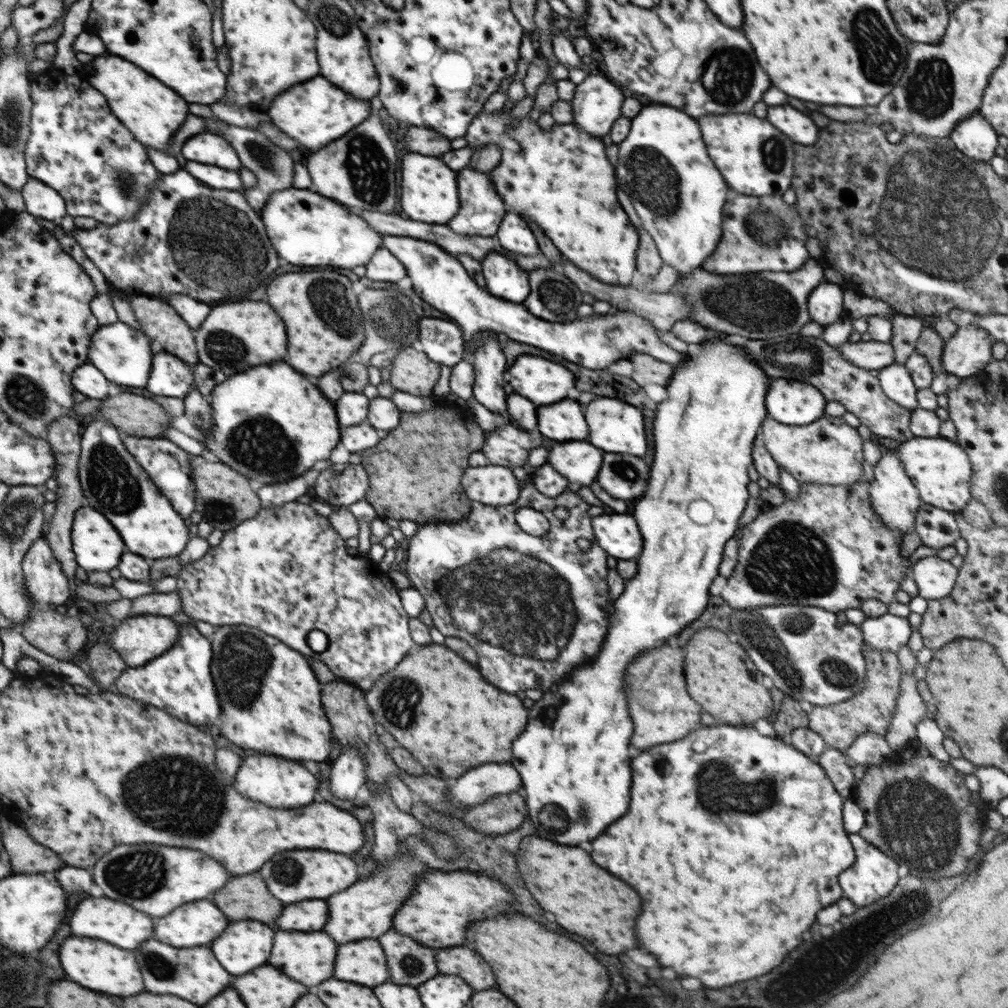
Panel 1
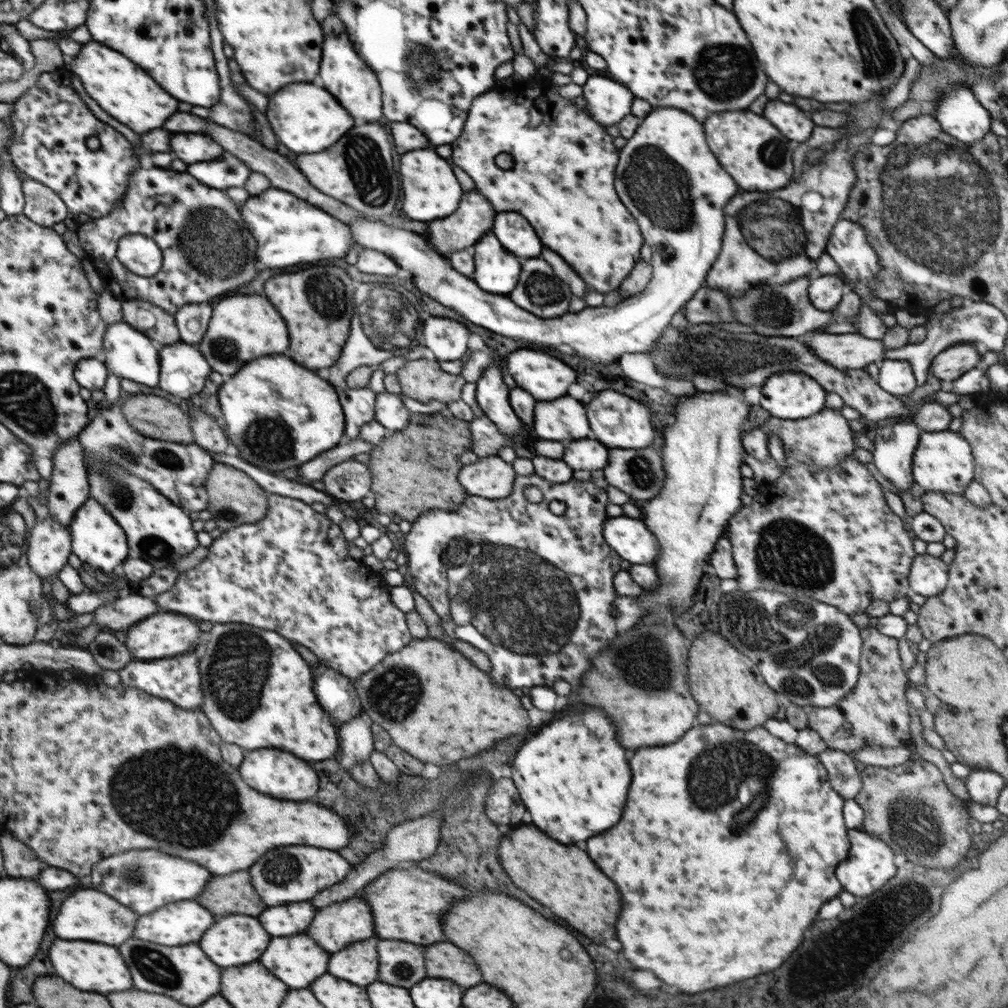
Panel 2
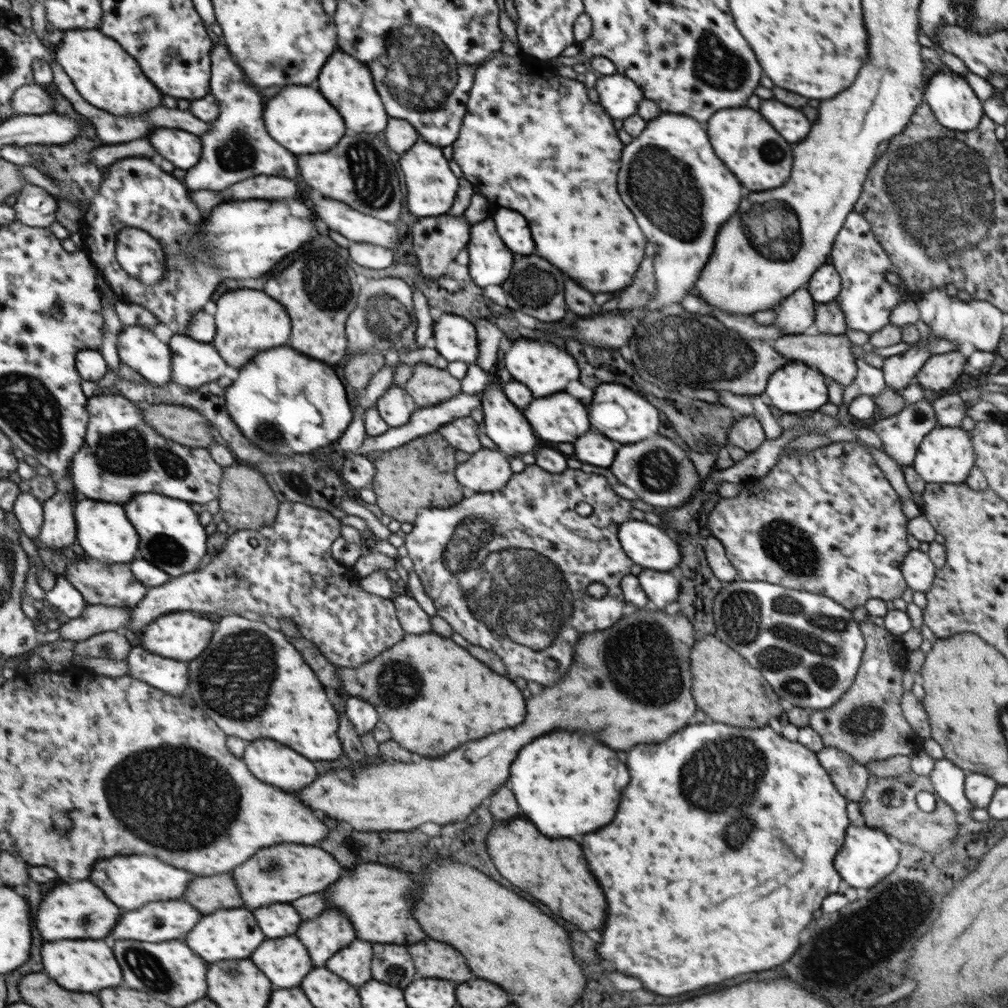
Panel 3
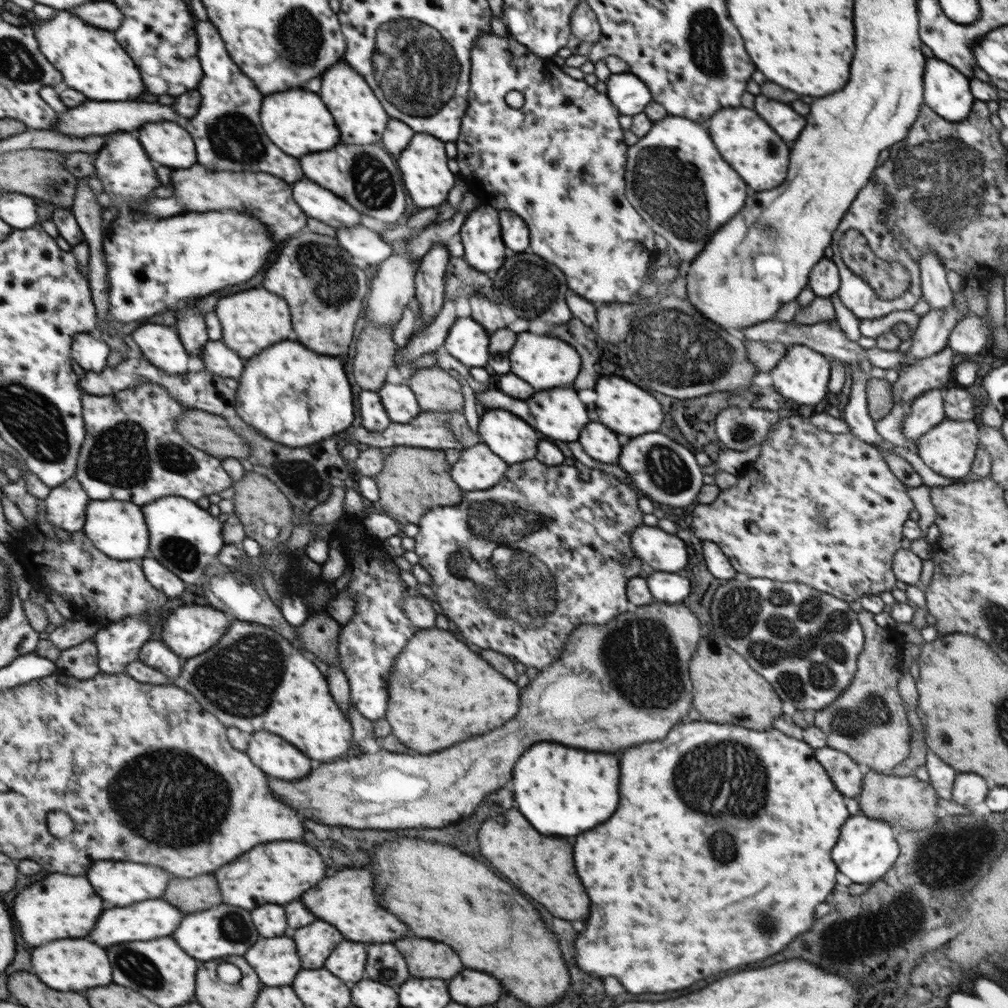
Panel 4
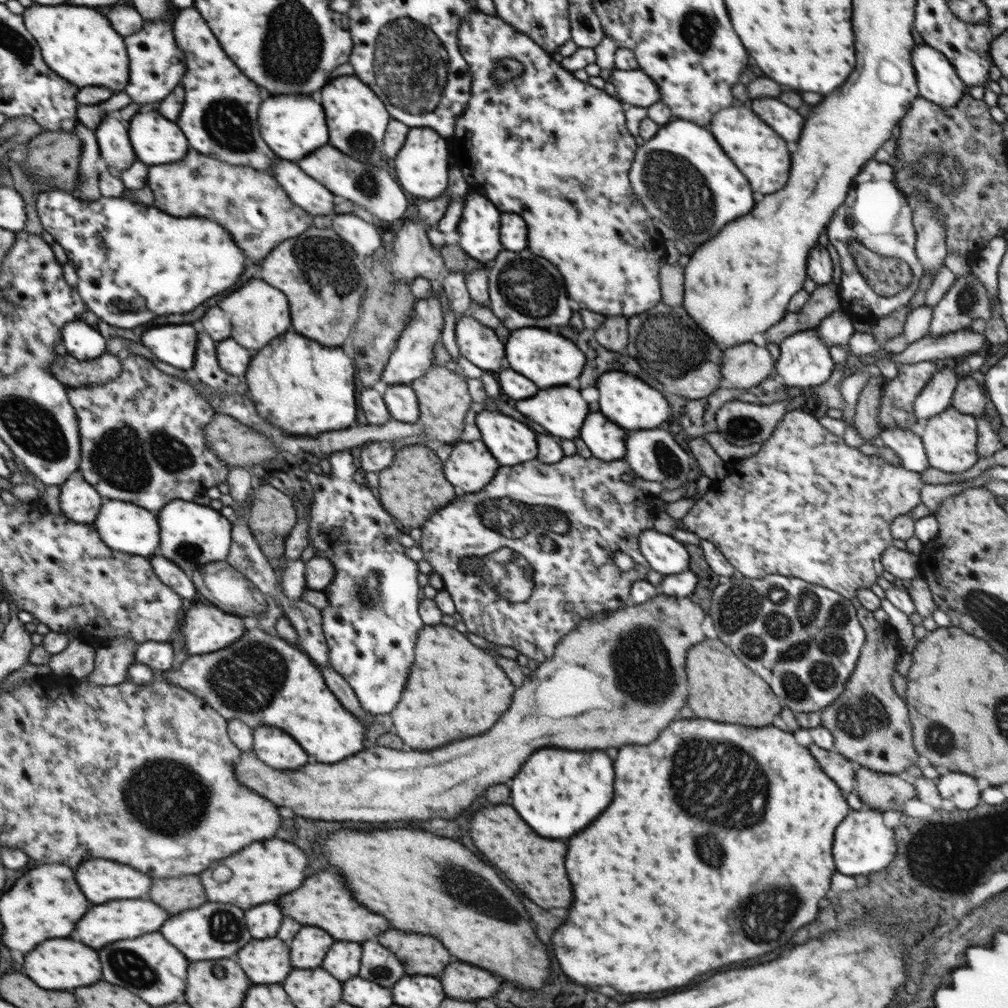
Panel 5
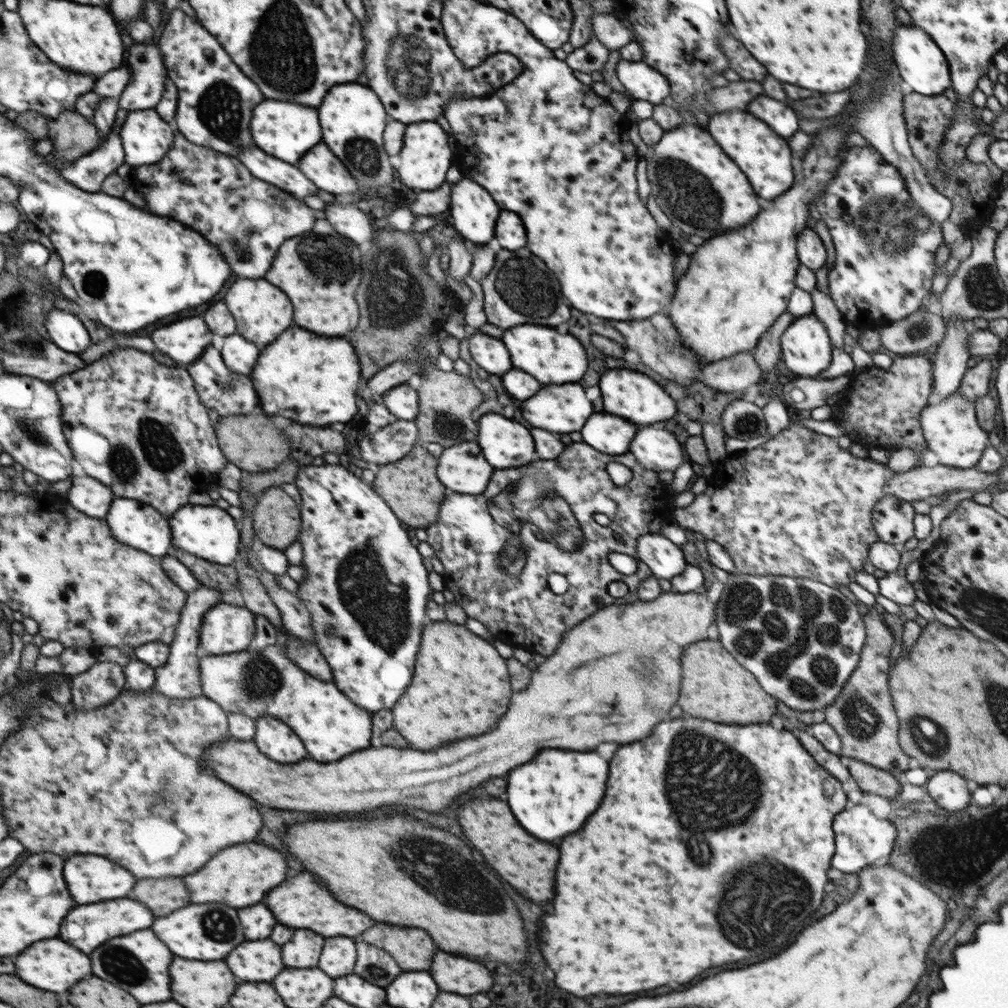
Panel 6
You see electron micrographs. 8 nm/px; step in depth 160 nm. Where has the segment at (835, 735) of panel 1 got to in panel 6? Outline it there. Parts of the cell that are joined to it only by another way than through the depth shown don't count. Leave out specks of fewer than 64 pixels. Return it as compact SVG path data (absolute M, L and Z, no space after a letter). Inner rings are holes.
M869 607L862 615L866 636L859 663L836 700L824 709L825 721L840 737L841 756L860 760L886 771L895 768L906 771L909 769L910 757L902 750L898 740L899 716L892 706L888 684L890 652L894 646L894 637L883 616L874 608Z

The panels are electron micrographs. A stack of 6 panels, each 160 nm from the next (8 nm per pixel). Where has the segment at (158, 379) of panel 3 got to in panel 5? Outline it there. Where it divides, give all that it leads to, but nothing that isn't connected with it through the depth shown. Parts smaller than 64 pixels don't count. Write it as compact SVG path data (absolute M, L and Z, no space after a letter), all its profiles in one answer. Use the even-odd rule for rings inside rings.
M168 324L160 328L152 328L143 332L141 342L159 361L170 364L174 371L186 372L191 370L196 362L197 346L199 343L198 332L190 324Z

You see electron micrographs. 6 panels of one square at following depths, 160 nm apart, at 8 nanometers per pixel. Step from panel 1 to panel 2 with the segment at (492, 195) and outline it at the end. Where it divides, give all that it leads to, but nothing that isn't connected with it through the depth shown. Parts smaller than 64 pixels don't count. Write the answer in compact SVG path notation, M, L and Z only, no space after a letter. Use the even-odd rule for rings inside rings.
M478 190L463 192L459 207L450 215L428 222L429 227L424 238L427 243L441 255L446 252L472 249L488 231L493 230L497 212L490 201Z

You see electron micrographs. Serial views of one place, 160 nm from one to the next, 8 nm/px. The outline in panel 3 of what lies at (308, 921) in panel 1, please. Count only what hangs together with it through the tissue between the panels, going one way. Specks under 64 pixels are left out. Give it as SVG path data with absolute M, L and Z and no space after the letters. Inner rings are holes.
M272 904L254 912L258 916L258 924L262 924L262 932L266 938L282 938L296 934L303 918L290 904Z

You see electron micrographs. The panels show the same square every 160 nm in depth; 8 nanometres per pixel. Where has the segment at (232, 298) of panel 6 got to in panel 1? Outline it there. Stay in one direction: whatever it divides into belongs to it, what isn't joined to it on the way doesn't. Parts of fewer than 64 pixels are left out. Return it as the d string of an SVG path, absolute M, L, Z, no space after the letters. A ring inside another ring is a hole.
M266 302L221 304L193 331L200 364L222 371L227 377L286 356L286 326Z

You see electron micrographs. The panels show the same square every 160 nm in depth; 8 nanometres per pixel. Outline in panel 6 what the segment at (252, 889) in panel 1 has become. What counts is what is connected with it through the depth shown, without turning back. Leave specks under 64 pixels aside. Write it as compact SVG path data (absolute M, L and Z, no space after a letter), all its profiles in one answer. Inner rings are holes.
M182 878L138 880L134 898L146 904L154 912L154 916L168 916L170 912L190 904L190 892Z

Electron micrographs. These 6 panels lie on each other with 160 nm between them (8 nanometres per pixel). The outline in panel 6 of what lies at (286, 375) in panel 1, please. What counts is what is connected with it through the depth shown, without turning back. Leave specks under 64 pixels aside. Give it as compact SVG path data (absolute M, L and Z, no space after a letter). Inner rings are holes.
M292 326L274 342L264 346L259 360L249 374L259 398L259 411L268 416L282 416L293 422L296 420L300 425L325 427L337 422L347 425L357 416L356 388L362 376L361 364L356 358L358 355L346 338L348 337L320 338L308 330Z

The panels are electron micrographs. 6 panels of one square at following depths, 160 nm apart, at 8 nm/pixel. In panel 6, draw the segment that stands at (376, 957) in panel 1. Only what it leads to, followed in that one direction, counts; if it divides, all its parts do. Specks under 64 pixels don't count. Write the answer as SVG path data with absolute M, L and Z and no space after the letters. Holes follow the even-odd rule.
M346 936L328 938L320 956L318 968L324 970L330 978L346 976L354 972L356 964L356 944Z

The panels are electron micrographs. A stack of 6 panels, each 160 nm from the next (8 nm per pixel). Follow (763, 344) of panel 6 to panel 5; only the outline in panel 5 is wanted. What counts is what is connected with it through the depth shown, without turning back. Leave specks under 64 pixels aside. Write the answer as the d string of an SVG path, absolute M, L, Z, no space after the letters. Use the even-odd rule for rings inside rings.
M830 281L826 285L818 285L810 294L810 299L798 313L787 313L780 323L768 329L763 336L766 342L780 345L782 339L806 329L816 329L824 318L841 309L839 289Z

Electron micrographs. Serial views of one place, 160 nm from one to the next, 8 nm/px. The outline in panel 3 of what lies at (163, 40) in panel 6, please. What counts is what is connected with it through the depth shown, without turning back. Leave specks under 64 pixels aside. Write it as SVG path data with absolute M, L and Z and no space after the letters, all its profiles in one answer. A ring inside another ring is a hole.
M215 39L213 50L213 91L218 98L220 116L208 122L211 130L202 136L202 144L206 152L202 152L201 160L196 168L186 170L187 188L194 190L226 190L233 184L258 175L279 176L287 179L296 177L298 166L296 156L286 152L278 142L274 142L266 132L265 122L262 120L262 96L254 92L256 88L248 84L242 70L232 62L232 56L222 40Z

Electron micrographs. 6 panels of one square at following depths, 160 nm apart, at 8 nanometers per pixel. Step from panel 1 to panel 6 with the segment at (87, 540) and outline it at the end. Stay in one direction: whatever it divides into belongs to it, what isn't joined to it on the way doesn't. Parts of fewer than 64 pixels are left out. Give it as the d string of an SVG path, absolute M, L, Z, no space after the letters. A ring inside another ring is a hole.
M115 498L109 508L109 514L104 518L110 524L114 535L122 544L128 544L142 552L150 553L153 557L161 558L172 553L172 527L164 515L158 514L153 505L129 498Z

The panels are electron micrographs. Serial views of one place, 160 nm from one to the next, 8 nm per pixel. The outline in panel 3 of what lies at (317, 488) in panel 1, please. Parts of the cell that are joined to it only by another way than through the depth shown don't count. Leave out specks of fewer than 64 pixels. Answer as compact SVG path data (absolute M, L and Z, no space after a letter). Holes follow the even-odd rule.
M352 454L343 459L340 467L341 479L345 482L347 490L354 495L358 495L358 491L364 486L368 486L374 478L374 464L364 458L365 455Z

